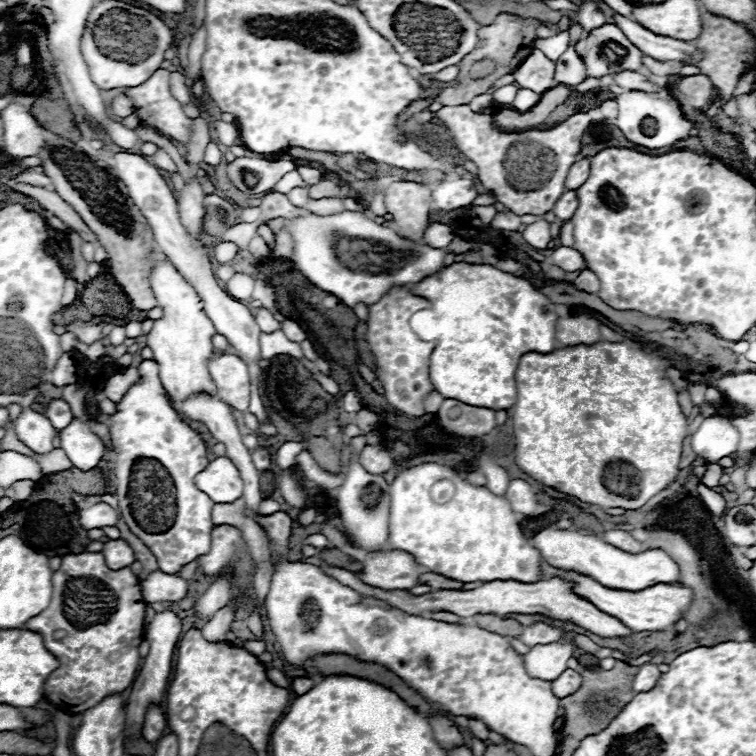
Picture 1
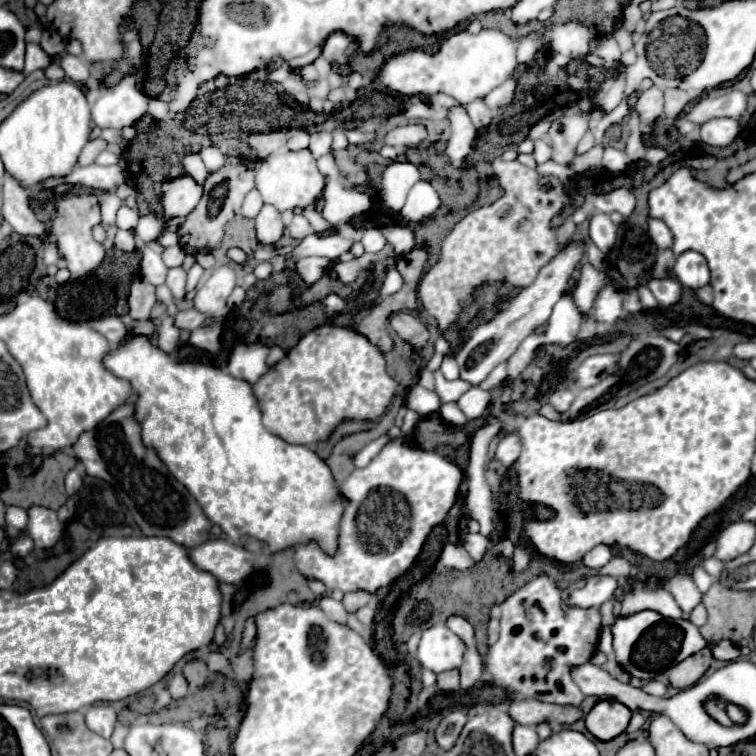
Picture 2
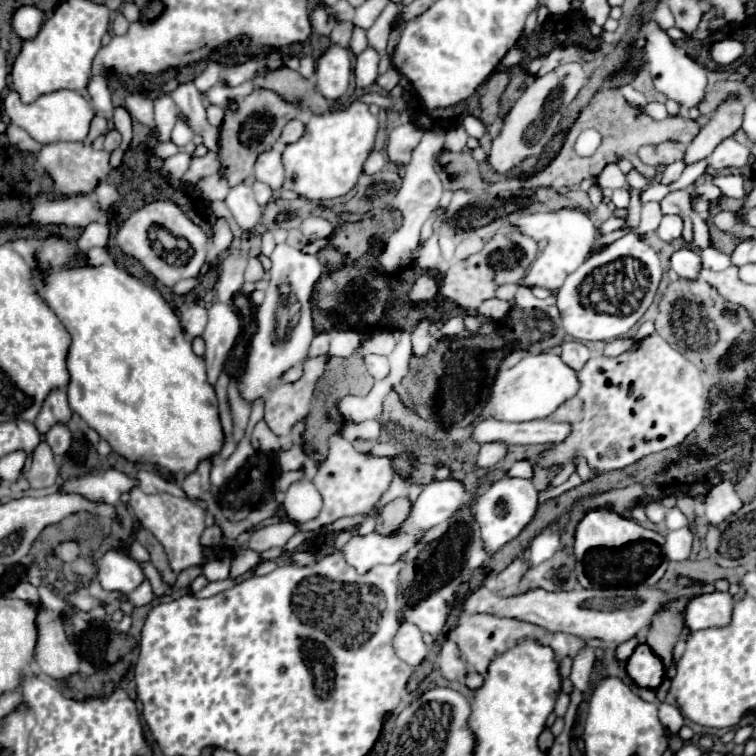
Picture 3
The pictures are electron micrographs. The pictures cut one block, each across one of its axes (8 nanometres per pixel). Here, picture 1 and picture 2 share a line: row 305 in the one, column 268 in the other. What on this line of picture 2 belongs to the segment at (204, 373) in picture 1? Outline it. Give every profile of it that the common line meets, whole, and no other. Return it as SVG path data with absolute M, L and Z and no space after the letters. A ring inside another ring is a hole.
M308 148L298 150L298 152L280 150L280 152L268 156L256 170L258 192L262 194L266 204L276 206L280 212L292 210L292 208L306 208L306 206L314 204L322 196L324 186L326 186L326 178L316 168L316 158L312 156L312 152Z

